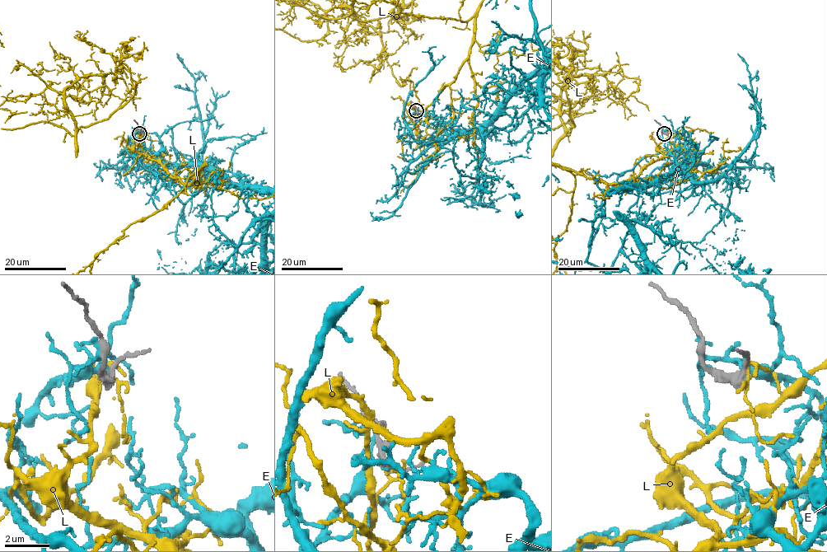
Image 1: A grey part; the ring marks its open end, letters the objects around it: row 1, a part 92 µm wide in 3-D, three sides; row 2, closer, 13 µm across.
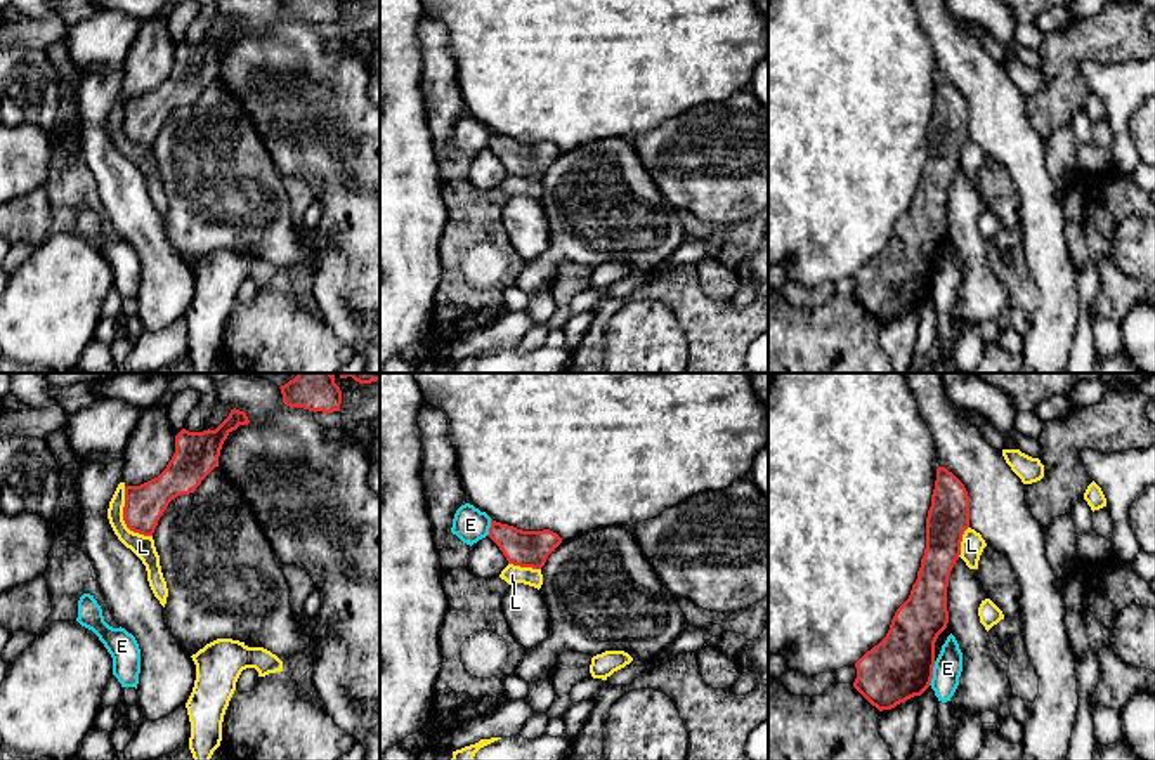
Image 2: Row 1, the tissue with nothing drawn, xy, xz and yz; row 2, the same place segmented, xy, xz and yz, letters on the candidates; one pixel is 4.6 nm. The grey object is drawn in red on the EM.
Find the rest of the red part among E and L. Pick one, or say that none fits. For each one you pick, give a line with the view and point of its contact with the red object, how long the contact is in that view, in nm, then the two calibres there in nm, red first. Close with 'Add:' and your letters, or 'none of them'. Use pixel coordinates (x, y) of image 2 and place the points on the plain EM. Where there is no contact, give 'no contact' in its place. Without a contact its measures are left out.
Add: none of them

